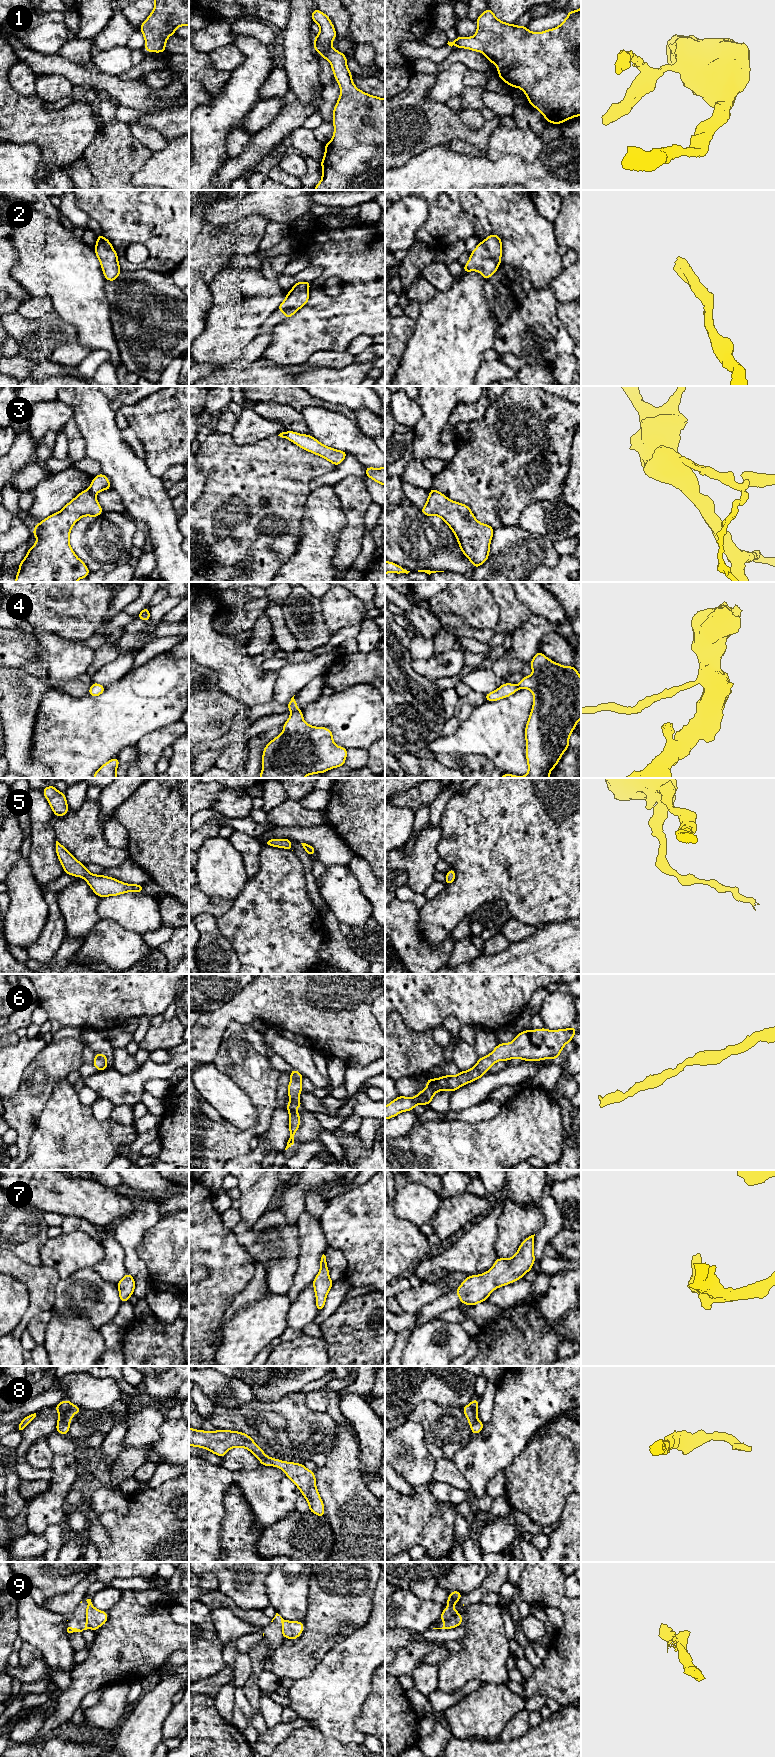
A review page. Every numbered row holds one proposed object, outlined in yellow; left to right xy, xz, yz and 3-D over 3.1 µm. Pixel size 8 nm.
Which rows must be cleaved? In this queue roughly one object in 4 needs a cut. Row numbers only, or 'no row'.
3, 9

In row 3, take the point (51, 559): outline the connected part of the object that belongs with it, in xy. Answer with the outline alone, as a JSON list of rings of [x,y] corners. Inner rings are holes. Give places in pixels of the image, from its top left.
[[[89,489],[33,529],[37,542],[20,562],[15,582],[76,582],[90,571],[70,546],[70,531],[84,516],[97,517],[104,511]]]

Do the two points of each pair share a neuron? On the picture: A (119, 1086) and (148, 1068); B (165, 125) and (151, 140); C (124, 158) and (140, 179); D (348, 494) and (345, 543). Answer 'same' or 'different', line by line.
A: same
B: different
C: different
D: same

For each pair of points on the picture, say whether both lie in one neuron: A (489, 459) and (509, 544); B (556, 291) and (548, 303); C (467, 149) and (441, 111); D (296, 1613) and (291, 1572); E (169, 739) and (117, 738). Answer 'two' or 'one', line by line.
A: two
B: one
C: two
D: one
E: two

